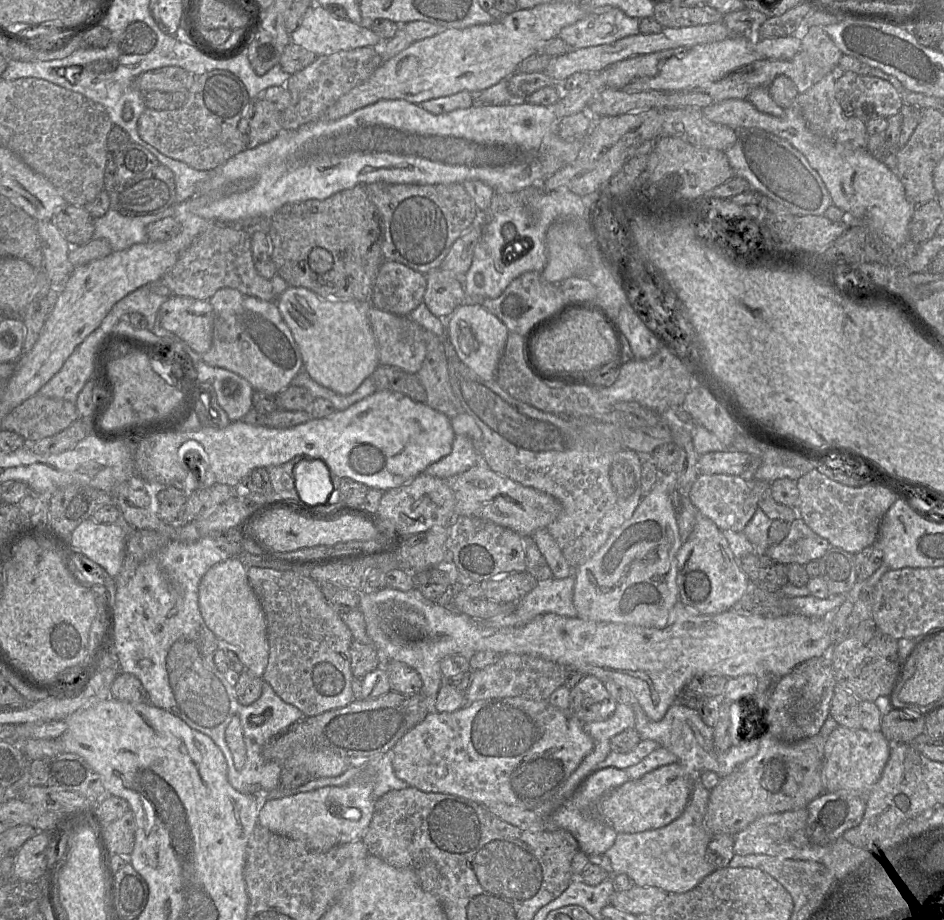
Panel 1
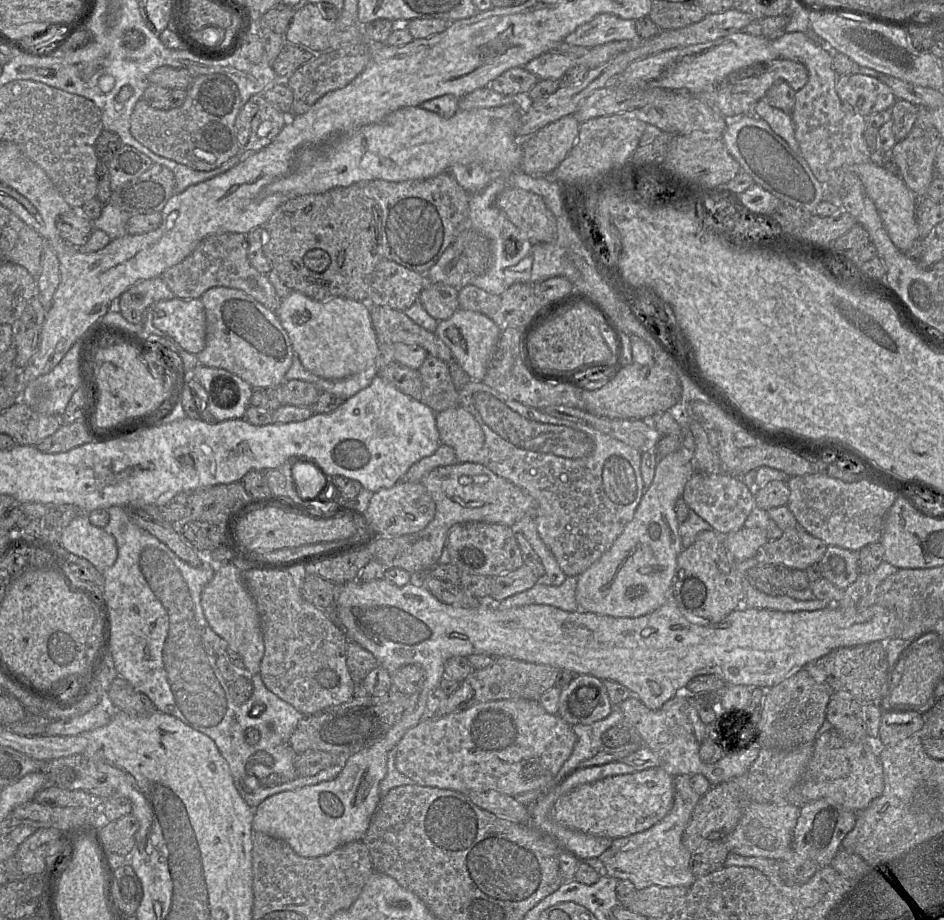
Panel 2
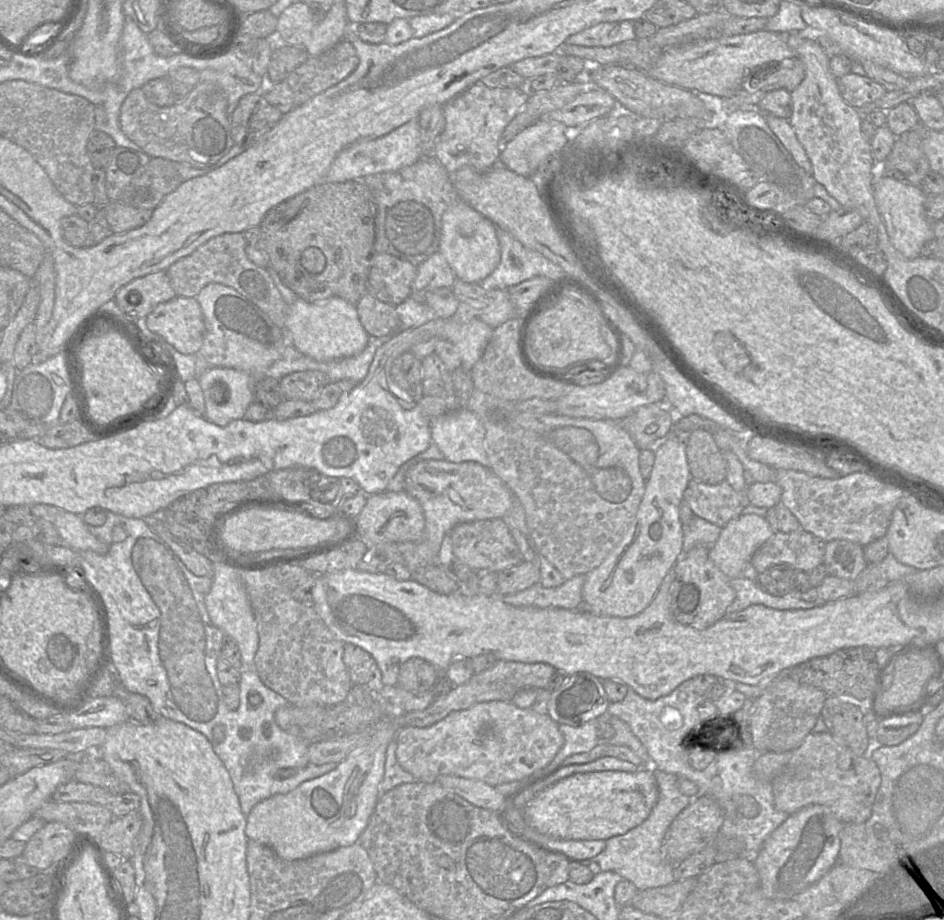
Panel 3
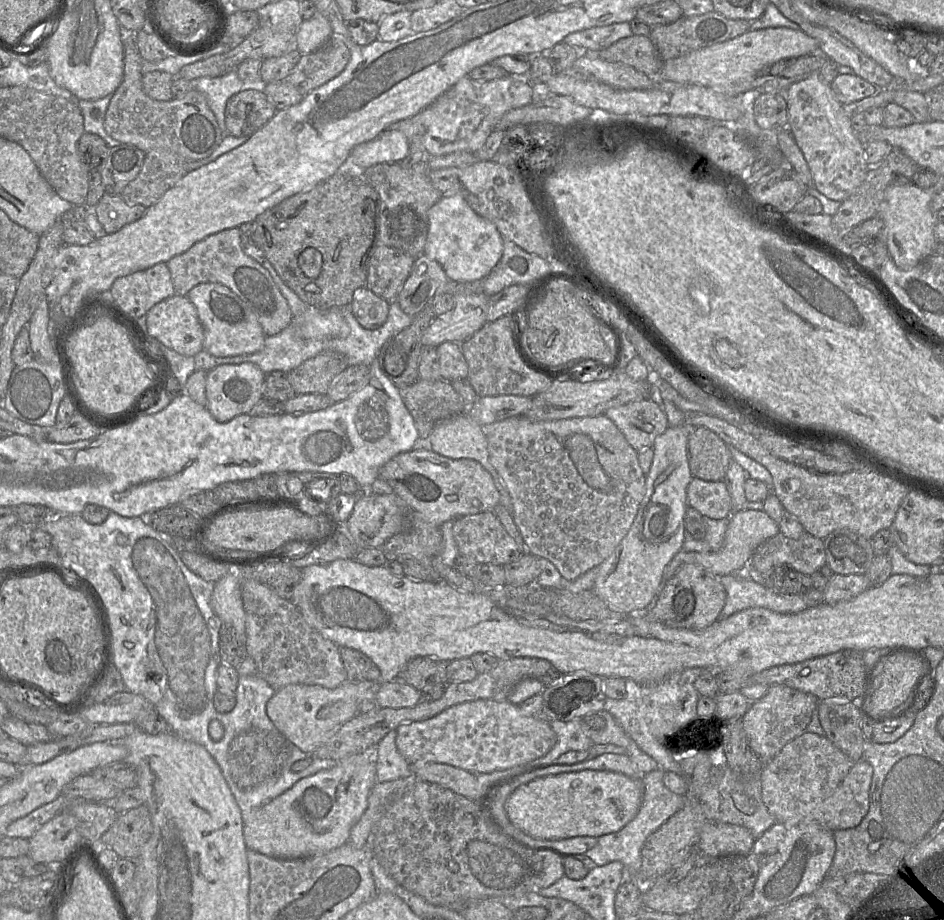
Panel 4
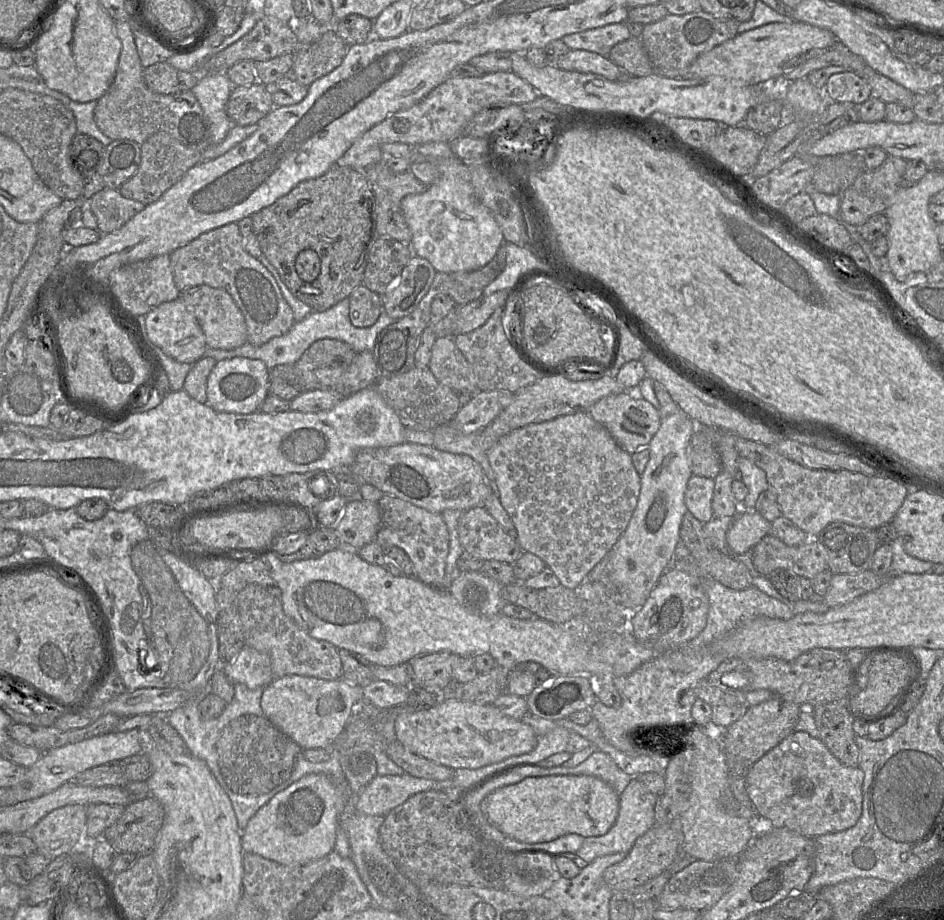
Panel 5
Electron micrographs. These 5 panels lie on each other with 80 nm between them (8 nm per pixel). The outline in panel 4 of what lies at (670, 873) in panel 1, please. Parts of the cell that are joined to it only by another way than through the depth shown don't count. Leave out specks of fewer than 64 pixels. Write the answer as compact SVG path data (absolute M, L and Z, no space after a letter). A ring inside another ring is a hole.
M653 770L642 775L639 780L643 786L642 802L638 813L621 830L597 838L597 843L584 855L598 866L612 861L620 861L629 870L630 879L638 878L641 868L641 850L646 839L655 832L665 821L685 805L685 796L670 791L663 783L664 771Z

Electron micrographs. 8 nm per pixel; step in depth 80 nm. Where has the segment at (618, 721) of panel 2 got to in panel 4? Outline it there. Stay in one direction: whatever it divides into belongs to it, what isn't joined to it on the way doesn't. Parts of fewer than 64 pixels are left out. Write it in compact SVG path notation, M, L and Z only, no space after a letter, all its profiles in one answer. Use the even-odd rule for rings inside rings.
M544 718L544 720L555 732L556 742L547 754L523 765L531 766L533 769L552 765L562 754L568 751L587 750L594 744L584 733L581 719L559 721Z

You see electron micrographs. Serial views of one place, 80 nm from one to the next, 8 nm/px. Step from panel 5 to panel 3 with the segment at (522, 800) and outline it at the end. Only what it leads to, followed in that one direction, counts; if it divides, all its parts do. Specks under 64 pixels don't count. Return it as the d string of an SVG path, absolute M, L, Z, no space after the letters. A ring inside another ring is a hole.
M597 771L565 777L541 791L524 808L526 823L541 834L562 839L607 840L641 824L658 799L654 771Z

